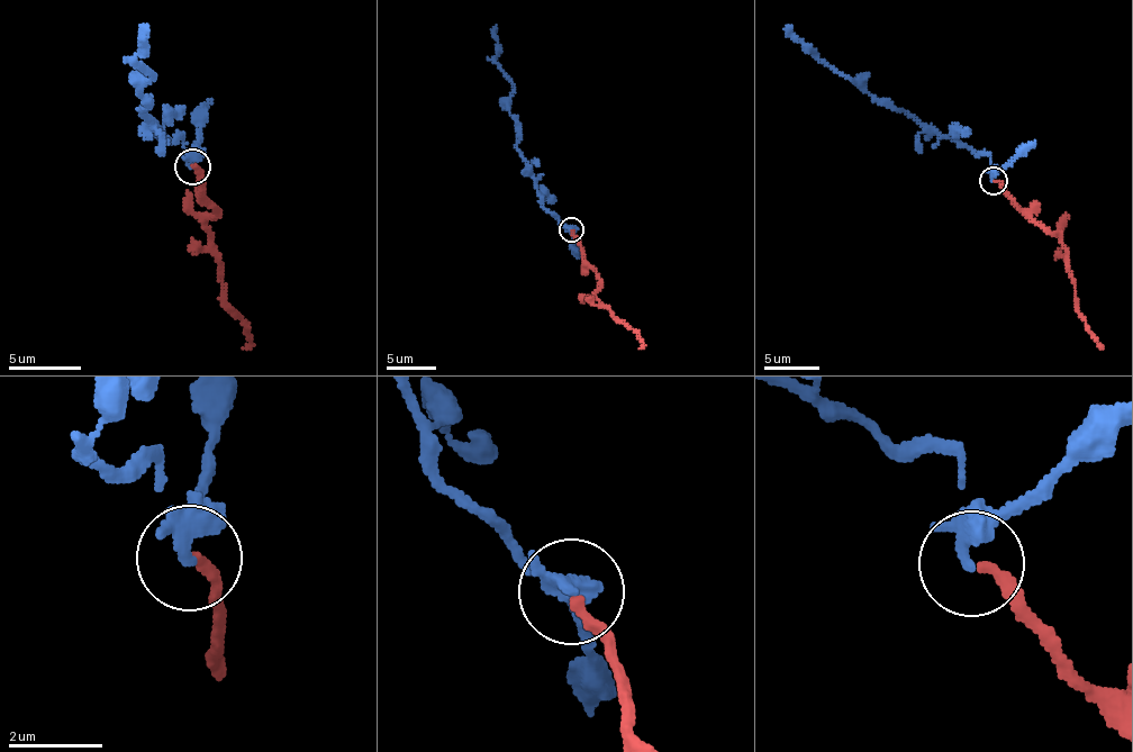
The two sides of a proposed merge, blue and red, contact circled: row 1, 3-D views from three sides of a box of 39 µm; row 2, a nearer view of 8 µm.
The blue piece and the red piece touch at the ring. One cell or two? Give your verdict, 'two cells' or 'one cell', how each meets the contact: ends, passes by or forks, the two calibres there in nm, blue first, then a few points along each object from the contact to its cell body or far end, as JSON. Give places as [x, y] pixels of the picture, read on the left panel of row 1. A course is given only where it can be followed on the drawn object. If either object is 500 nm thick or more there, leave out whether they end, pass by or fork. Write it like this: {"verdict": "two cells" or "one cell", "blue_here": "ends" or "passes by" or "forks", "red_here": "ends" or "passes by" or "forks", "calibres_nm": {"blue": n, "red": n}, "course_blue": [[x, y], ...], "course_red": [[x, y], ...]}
{"verdict": "one cell", "blue_here": "passes by", "red_here": "ends", "calibres_nm": {"blue": 240, "red": 240}, "course_blue": [[193, 166], [180, 136], [161, 134], [141, 111], [148, 105], [141, 94], [152, 75], [135, 61], [148, 30]], "course_red": [[193, 166], [199, 195], [216, 210], [206, 224], [229, 309], [248, 333], [251, 342], [243, 349]]}

